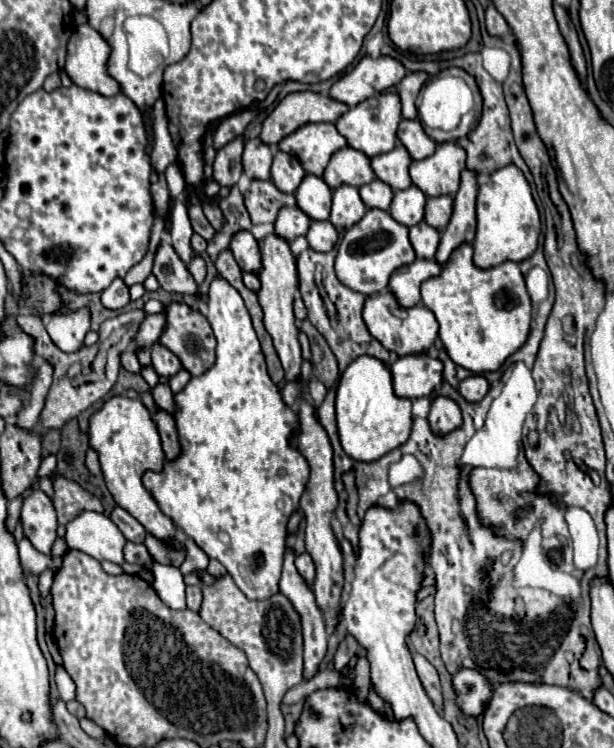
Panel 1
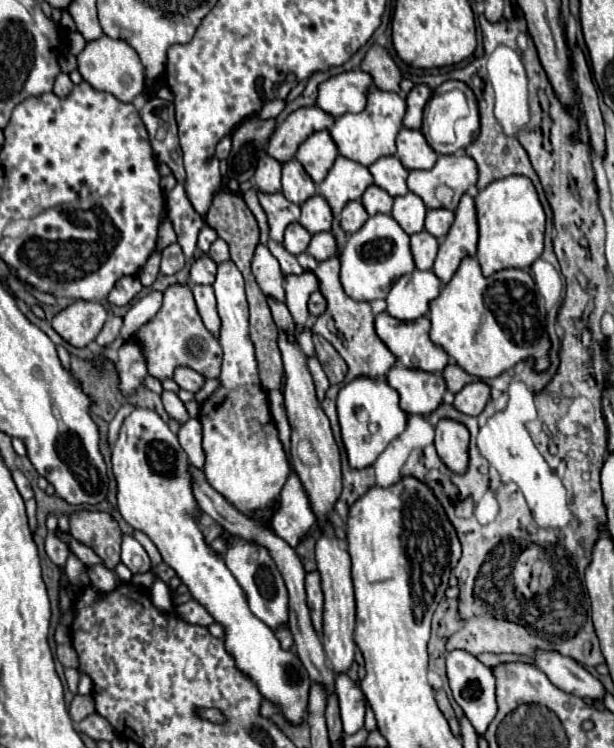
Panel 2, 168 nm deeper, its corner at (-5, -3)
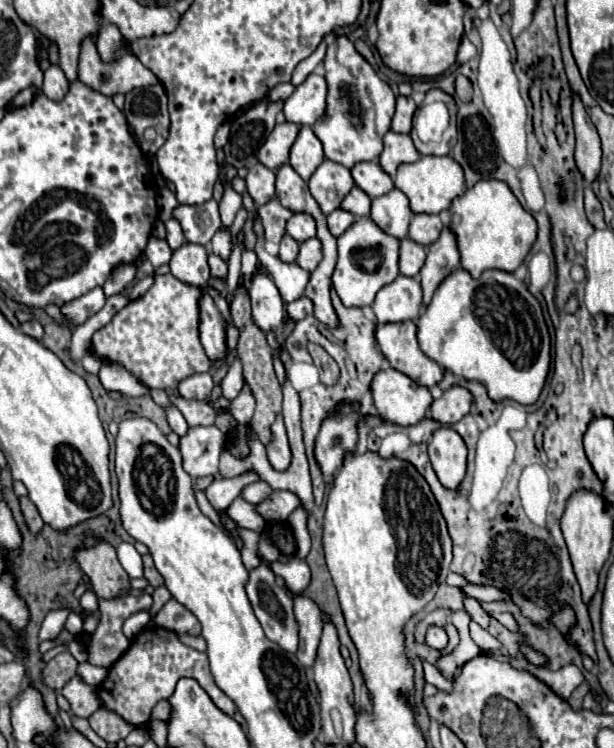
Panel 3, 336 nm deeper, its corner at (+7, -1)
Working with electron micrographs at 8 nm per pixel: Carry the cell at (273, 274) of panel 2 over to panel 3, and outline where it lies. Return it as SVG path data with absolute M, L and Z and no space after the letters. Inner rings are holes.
M264 269L252 277L250 303L252 303L252 321L260 331L270 333L282 325L284 301L272 277Z

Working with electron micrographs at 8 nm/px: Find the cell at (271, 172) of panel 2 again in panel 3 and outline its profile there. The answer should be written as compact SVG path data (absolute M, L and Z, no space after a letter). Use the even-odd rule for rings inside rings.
M262 163L248 169L246 185L248 185L248 195L252 197L256 209L274 199L274 181L276 181L274 171L264 167Z

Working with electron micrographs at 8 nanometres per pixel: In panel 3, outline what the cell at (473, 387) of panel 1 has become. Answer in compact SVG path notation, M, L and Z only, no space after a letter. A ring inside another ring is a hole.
M450 387L448 391L444 391L440 399L432 403L430 415L434 421L442 425L452 425L458 423L470 411L470 405L472 405L472 395L468 389Z

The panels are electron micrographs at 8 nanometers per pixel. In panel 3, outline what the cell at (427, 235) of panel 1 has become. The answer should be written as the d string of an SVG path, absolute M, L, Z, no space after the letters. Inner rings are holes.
M402 239L400 241L400 273L406 277L416 277L426 261L426 251L422 245Z

